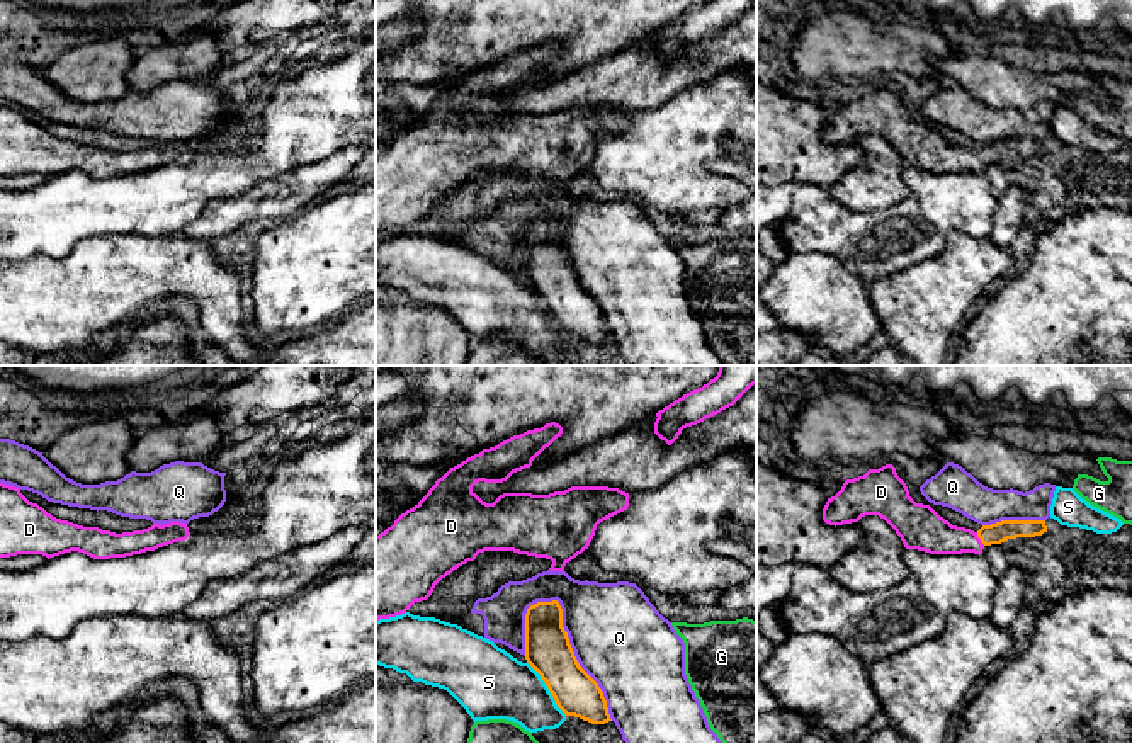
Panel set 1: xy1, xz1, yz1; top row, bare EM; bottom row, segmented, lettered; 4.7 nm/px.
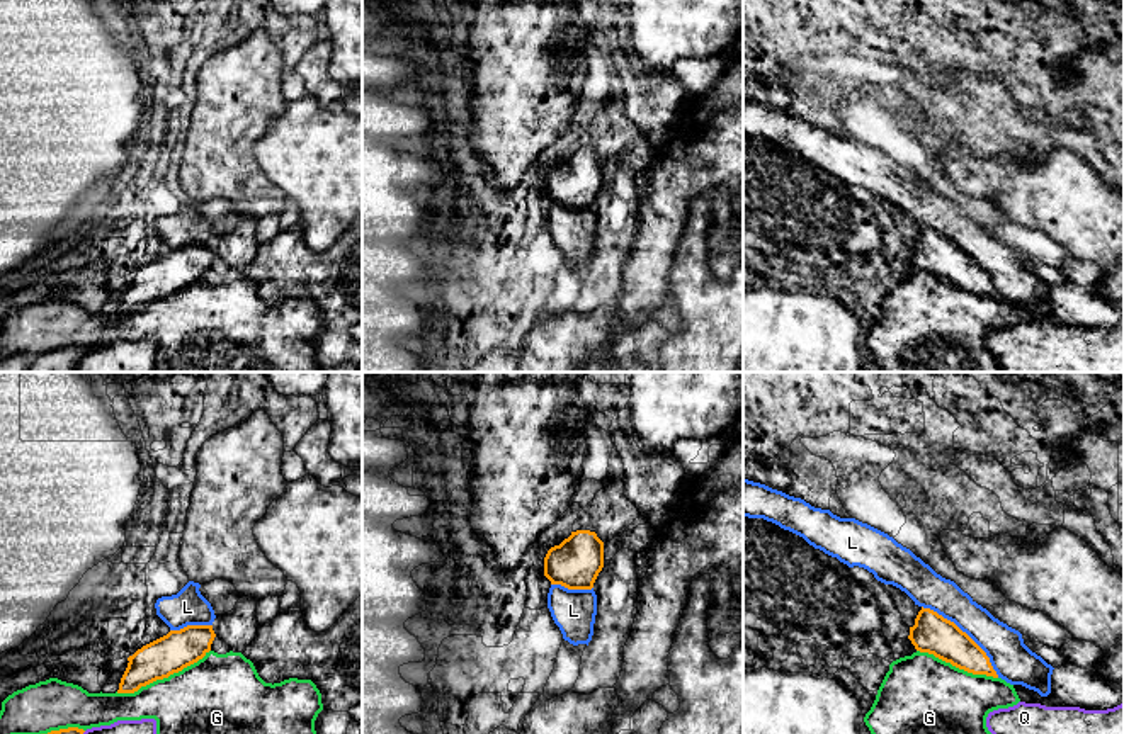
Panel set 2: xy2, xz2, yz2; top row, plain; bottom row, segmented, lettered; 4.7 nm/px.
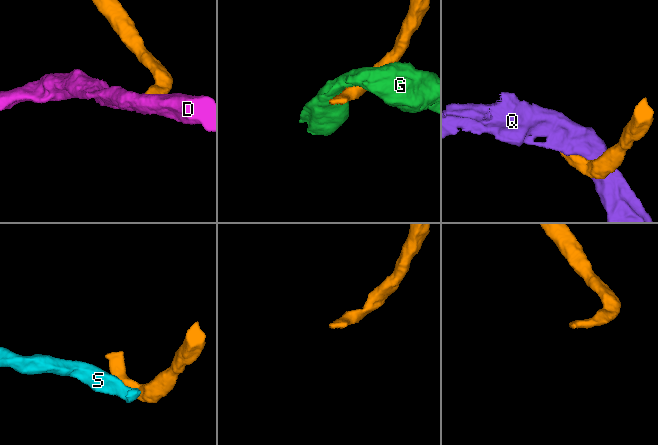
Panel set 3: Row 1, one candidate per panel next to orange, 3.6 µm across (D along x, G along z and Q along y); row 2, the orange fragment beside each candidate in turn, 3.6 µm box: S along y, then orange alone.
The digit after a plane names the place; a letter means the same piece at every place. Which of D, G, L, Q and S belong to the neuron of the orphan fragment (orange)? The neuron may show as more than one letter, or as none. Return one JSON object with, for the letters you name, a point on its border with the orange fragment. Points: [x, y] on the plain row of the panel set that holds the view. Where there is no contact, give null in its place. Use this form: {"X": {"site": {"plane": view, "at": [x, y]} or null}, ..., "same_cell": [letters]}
{"D": {"site": {"plane": "yz1", "at": [979, 157]}}, "same_cell": ["D"]}

